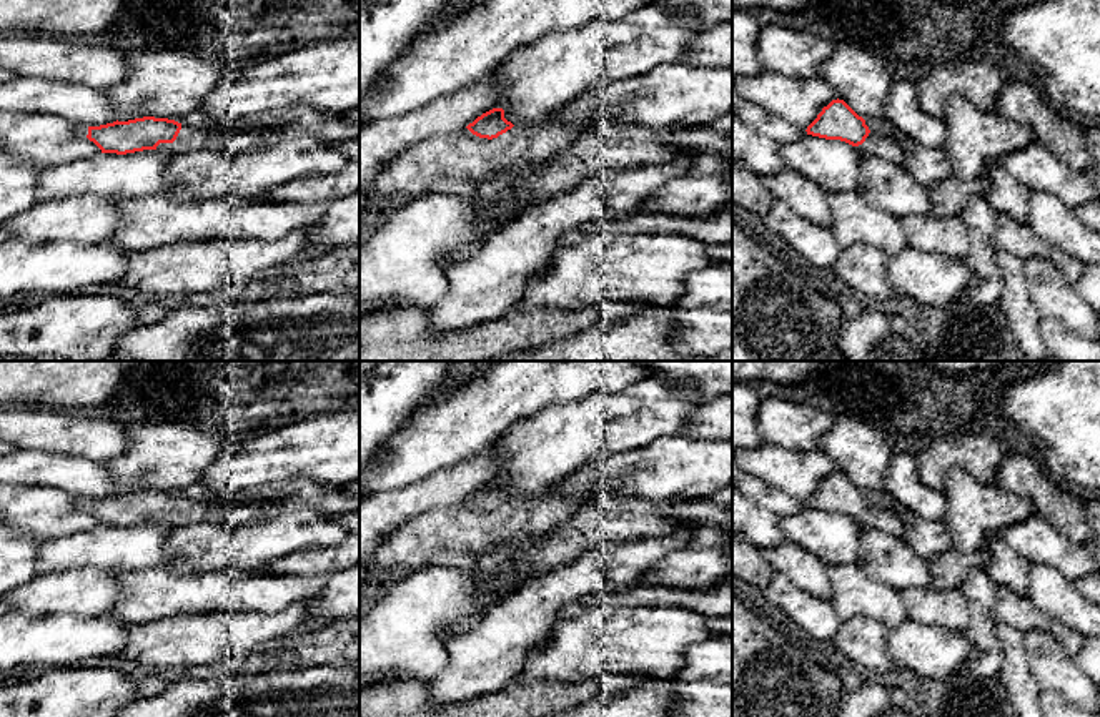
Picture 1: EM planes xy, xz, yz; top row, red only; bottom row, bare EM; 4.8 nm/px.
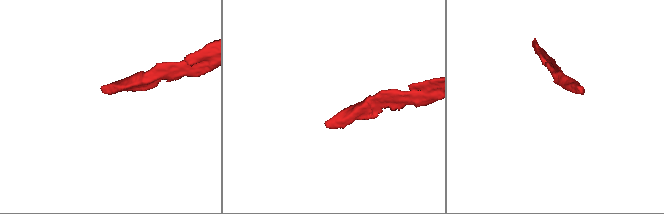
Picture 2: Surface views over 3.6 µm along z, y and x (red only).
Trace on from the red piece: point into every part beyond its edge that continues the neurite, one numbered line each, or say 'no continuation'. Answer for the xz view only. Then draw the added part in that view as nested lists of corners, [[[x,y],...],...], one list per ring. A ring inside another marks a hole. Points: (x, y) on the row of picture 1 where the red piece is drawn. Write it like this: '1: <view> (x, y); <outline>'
1: xz (460, 153); [[[554,113],[539,121],[514,125],[498,138],[473,135],[468,128],[434,135],[394,160],[366,188],[364,213],[388,215],[406,203],[439,193],[436,183],[451,176],[476,186],[518,165],[546,161],[579,136],[579,126],[564,125]]]

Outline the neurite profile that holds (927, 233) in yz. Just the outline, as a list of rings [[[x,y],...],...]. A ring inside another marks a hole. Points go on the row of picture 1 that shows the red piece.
[[[932,215],[905,216],[900,221],[909,246],[922,253],[965,260],[969,251],[969,228],[960,215],[947,218]]]

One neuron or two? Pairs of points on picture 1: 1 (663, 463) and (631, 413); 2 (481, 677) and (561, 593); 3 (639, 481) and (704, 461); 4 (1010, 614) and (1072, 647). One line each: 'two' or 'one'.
1: two
2: one
3: one
4: one

